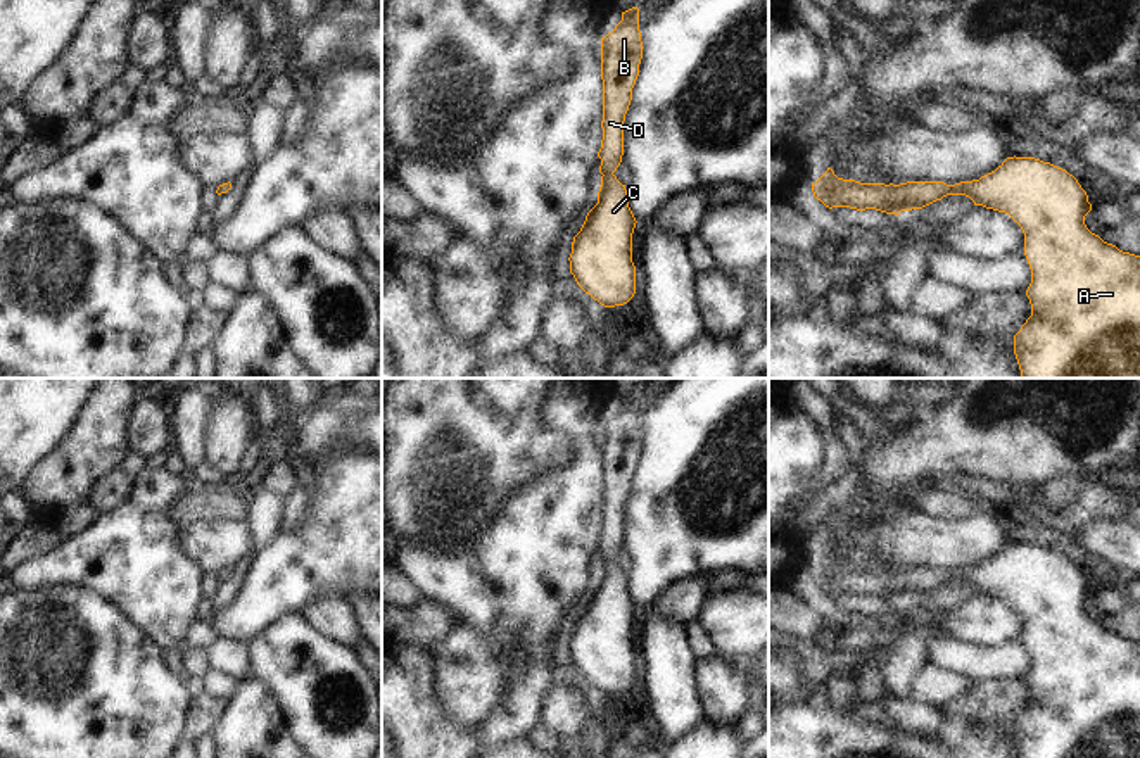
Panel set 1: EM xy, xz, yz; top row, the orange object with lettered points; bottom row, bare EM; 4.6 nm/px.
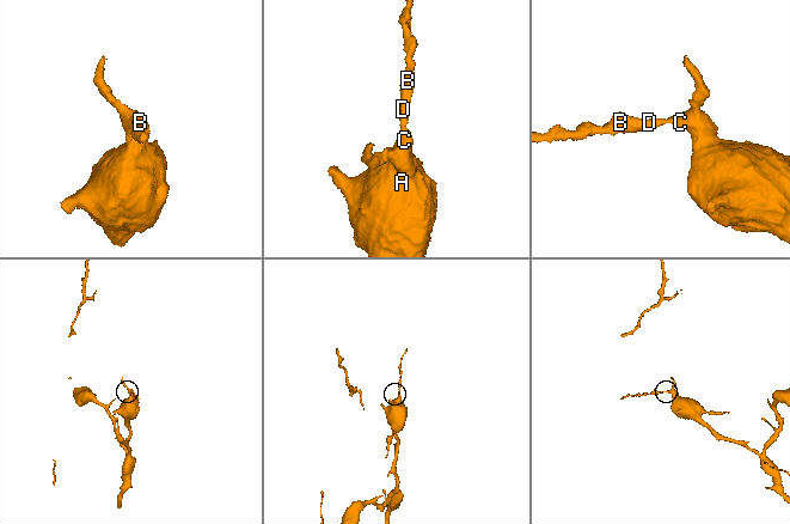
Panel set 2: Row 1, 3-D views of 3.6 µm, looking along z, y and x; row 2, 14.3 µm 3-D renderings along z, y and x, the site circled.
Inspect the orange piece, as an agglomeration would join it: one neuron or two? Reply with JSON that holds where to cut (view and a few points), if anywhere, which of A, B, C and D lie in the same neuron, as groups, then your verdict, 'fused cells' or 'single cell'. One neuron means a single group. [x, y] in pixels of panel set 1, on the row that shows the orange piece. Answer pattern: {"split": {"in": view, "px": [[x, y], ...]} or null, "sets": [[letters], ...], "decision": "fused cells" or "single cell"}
{"split": null, "sets": [["A", "B", "C", "D"]], "decision": "single cell"}

